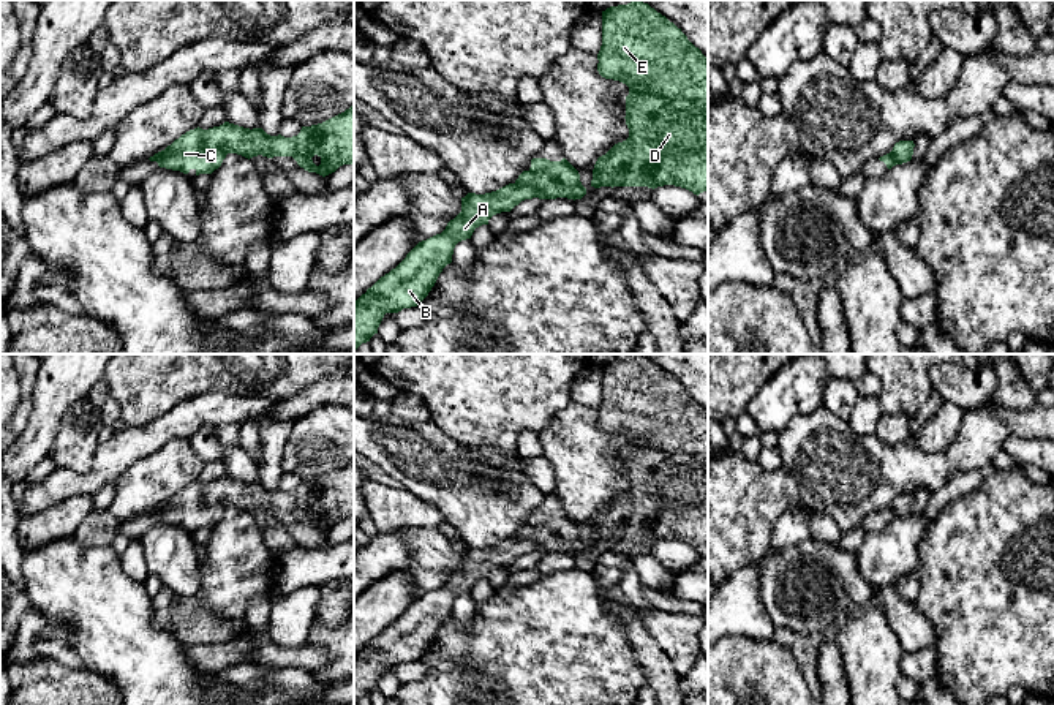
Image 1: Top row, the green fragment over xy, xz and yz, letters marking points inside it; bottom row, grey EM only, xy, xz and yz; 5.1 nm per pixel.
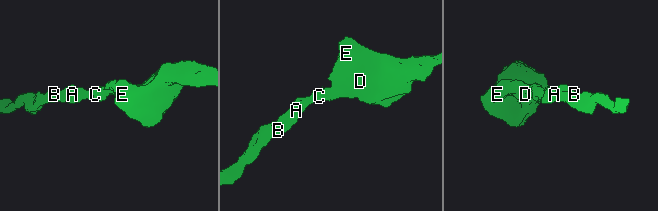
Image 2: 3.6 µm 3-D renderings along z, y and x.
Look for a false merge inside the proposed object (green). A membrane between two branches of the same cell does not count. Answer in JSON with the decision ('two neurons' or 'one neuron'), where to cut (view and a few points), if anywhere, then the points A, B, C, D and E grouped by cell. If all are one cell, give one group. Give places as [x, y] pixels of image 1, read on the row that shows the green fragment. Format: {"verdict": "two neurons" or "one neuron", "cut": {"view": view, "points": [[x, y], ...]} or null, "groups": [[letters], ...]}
{"verdict": "one neuron", "cut": null, "groups": [["A", "B", "C", "D", "E"]]}

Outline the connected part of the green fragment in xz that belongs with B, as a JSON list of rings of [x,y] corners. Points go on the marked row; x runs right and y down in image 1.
[[[533,158],[531,168],[523,171],[514,183],[485,194],[468,193],[461,198],[461,212],[447,223],[441,234],[419,242],[395,269],[381,277],[354,302],[354,351],[378,334],[378,327],[386,313],[398,313],[403,308],[420,305],[435,286],[442,269],[452,262],[455,245],[461,240],[471,239],[474,229],[488,224],[488,220],[493,215],[510,212],[525,199],[567,198],[575,201],[582,199],[585,194],[586,188],[580,182],[578,171],[566,158],[561,161]]]

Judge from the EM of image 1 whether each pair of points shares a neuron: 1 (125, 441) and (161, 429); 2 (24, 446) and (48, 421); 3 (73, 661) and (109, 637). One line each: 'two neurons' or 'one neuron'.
1: one neuron
2: one neuron
3: two neurons

